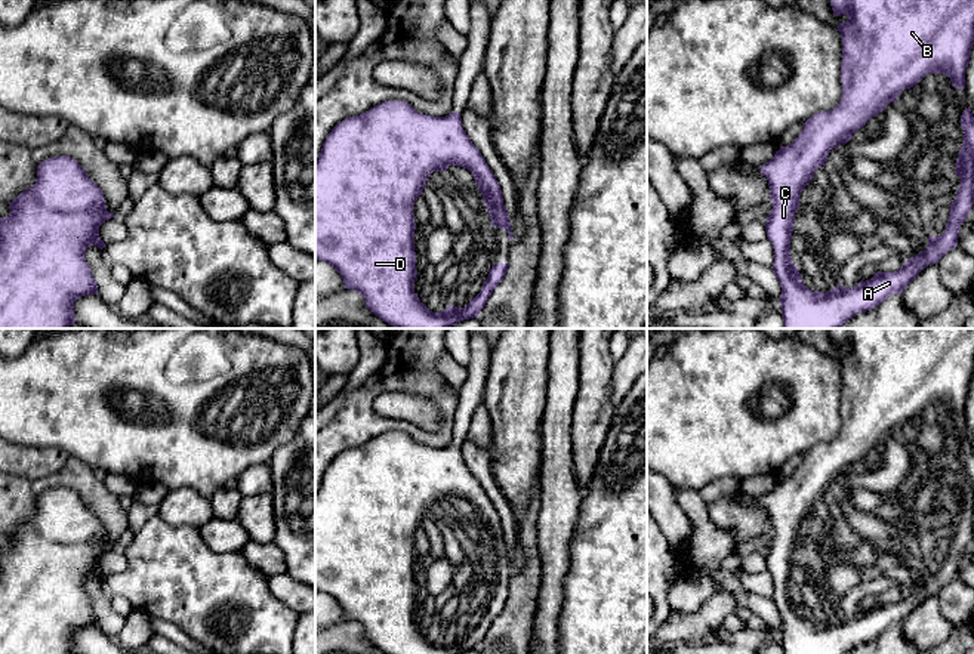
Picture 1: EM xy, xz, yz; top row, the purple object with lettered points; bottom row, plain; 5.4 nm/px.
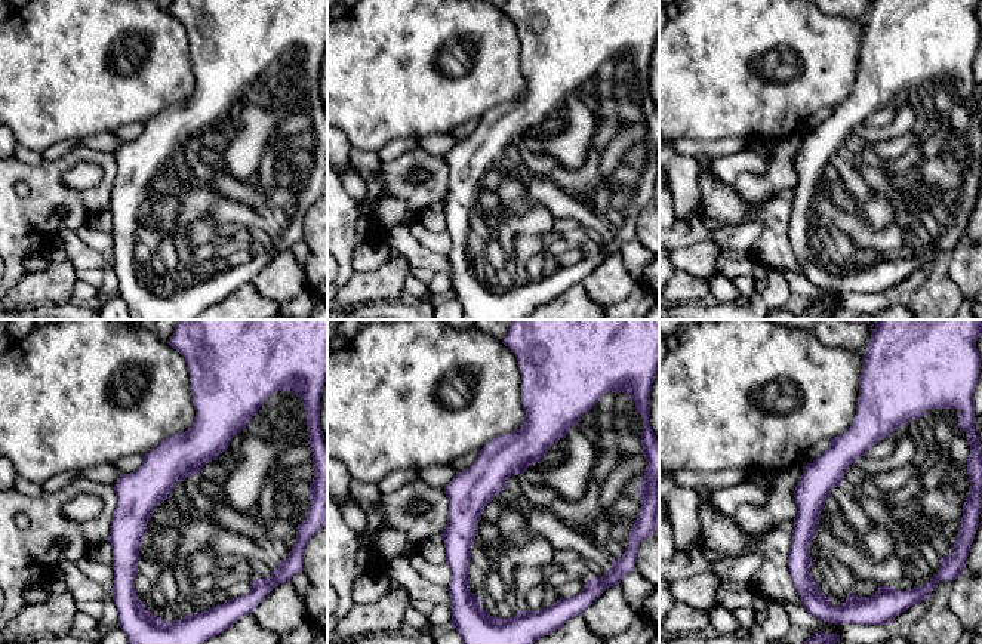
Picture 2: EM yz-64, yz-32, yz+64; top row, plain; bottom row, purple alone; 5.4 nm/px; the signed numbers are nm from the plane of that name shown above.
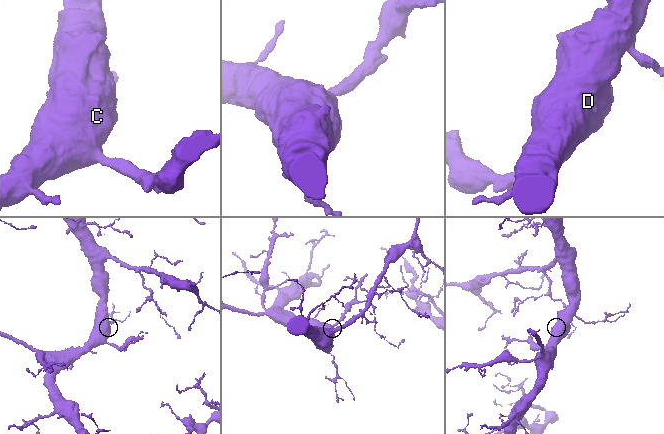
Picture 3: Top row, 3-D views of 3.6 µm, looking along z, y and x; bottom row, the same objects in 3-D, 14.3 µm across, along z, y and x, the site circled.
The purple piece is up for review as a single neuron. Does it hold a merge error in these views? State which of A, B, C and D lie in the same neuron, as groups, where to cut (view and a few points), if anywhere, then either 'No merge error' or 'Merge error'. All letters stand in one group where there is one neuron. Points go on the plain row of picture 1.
Groups: A B C D. No split. No merge error

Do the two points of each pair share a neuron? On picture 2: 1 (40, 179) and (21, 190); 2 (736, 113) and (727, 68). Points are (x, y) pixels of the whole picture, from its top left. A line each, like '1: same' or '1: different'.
1: different
2: same

